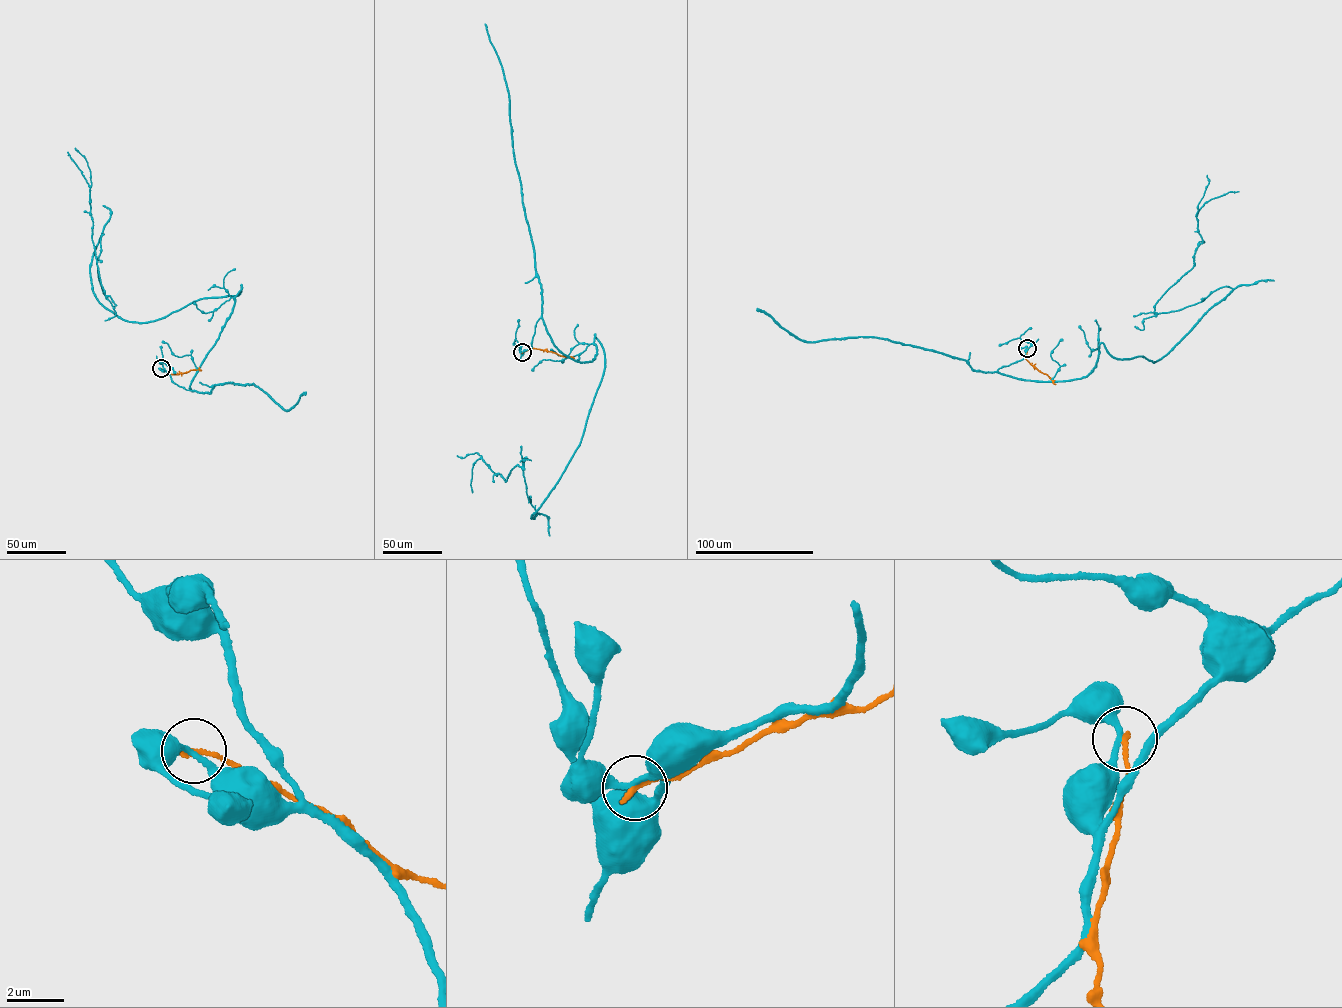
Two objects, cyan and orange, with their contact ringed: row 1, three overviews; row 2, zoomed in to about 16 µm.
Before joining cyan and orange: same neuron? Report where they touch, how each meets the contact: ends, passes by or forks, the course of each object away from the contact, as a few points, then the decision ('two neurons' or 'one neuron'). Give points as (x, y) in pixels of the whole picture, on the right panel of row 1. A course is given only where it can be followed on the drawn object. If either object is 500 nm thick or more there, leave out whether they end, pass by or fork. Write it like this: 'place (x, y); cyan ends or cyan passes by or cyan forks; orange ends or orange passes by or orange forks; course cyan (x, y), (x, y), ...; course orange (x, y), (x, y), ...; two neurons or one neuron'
place (1027, 348); cyan passes by; orange ends; course cyan (1027, 348), (997, 371), (1080, 379), (1102, 342), (1162, 358), (1232, 290), (1154, 312), (1198, 211), (1238, 191); course orange (1027, 348), (1027, 360), (1055, 384); two neurons

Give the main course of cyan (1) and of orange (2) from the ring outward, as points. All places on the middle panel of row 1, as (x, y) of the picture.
1: (522, 352), (540, 318), (576, 360), (598, 340), (580, 443), (533, 518), (518, 464), (478, 459), (472, 493)
2: (522, 352), (536, 348), (574, 358)

